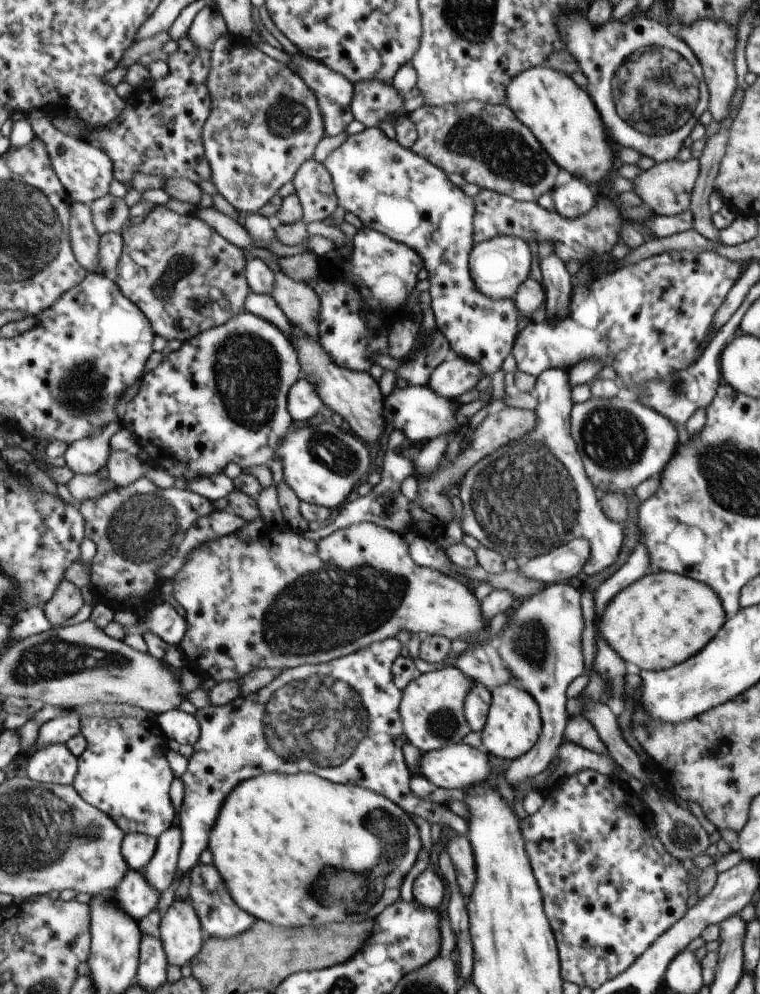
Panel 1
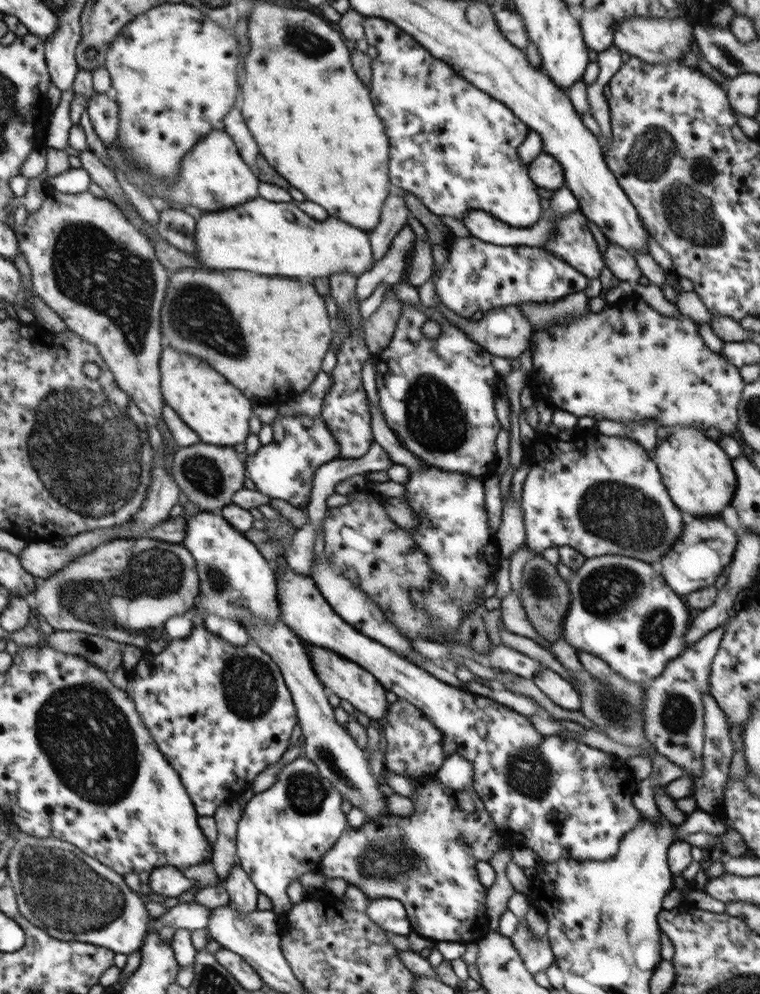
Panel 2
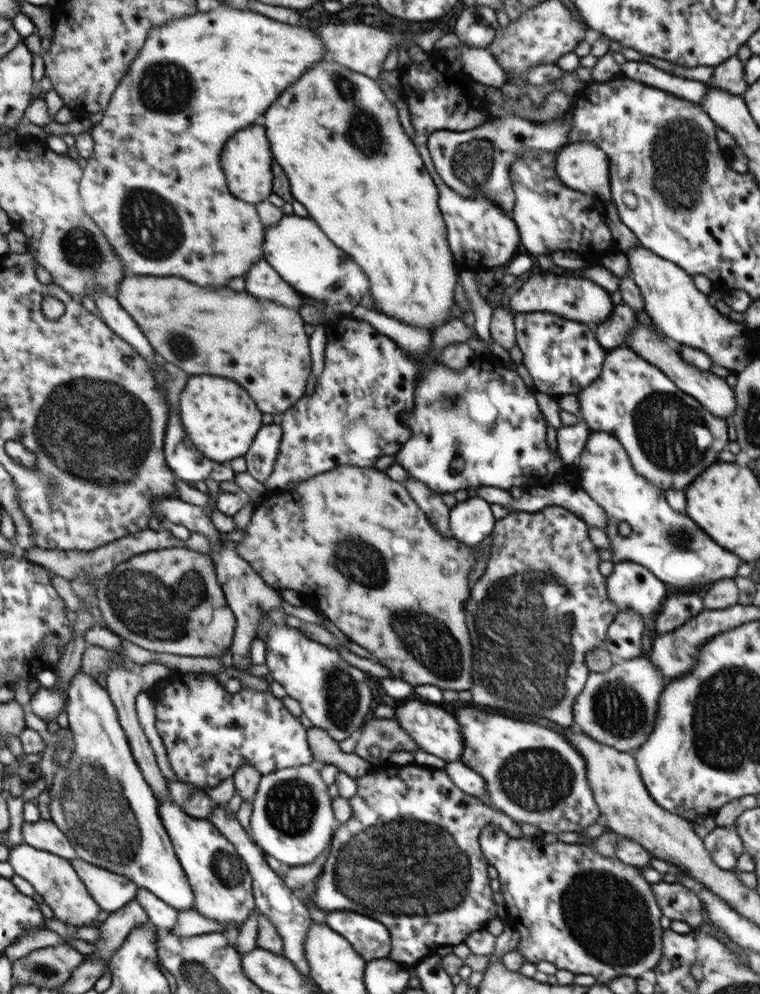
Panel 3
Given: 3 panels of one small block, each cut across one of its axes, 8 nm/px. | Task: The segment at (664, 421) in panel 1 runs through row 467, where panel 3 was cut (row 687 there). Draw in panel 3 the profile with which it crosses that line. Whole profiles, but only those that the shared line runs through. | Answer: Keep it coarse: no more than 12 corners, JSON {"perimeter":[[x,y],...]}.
{"perimeter":[[644,653],[589,672],[573,726],[618,752],[654,730],[672,680]]}

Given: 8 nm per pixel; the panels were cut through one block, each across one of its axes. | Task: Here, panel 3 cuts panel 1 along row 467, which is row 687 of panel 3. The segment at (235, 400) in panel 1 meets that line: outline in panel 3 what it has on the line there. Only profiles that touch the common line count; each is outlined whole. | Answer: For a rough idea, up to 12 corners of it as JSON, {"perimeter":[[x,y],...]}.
{"perimeter":[[174,673],[153,699],[178,782],[315,763],[270,690]]}

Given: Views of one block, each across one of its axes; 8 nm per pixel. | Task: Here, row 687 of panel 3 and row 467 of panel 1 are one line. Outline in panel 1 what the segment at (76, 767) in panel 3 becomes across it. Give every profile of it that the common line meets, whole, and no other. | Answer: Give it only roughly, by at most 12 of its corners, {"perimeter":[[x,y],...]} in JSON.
{"perimeter":[[120,428],[67,445],[66,466],[75,475],[96,475],[108,466],[109,442]]}

